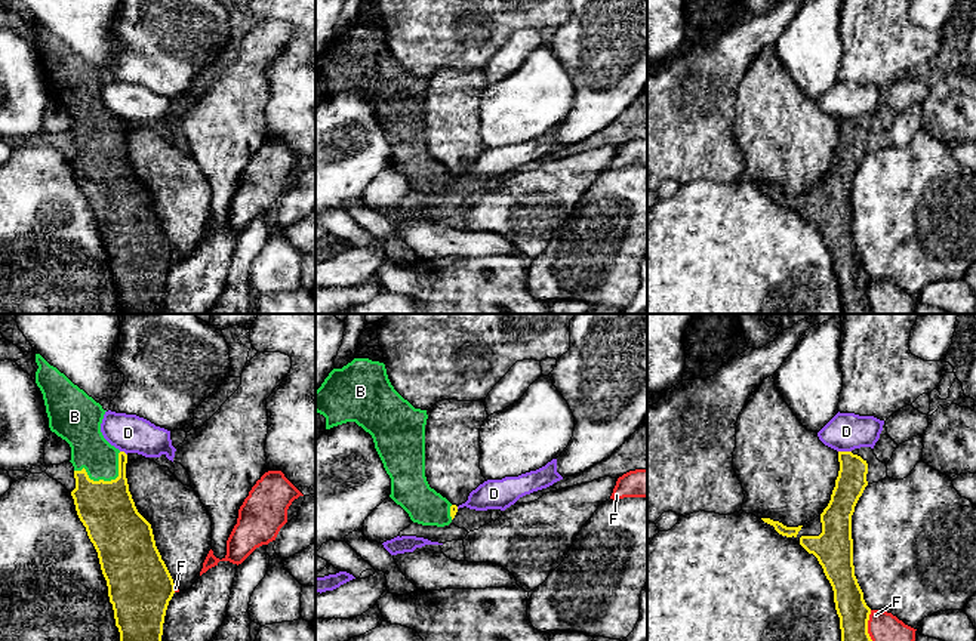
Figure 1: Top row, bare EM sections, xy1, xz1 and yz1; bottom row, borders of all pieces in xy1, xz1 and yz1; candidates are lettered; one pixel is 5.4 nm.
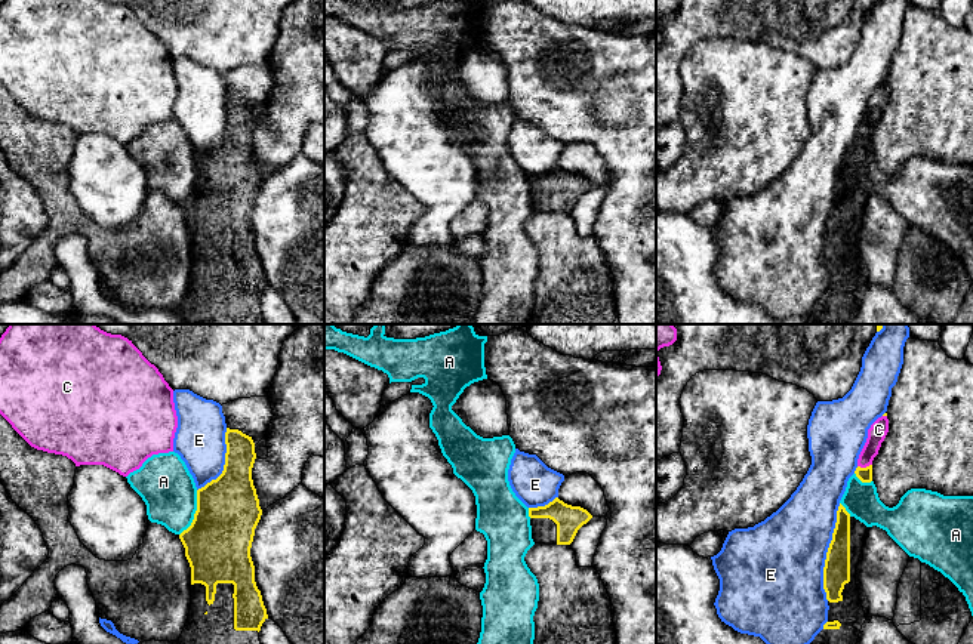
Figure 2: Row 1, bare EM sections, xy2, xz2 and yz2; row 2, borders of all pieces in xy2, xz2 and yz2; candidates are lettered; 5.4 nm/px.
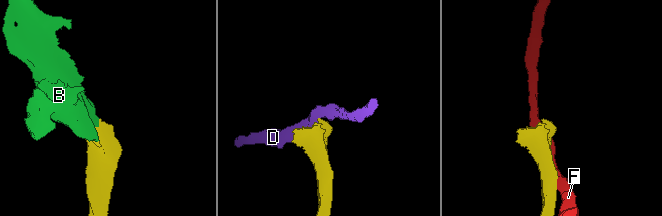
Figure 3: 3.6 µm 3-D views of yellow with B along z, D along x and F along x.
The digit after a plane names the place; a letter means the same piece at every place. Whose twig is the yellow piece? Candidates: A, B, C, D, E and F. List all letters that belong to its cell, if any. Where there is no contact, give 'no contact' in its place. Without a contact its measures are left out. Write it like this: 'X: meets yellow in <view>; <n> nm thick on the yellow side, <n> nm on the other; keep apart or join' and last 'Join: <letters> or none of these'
A: meets yellow in xy2; 360 nm thick on the yellow side, 300 nm on the other; keep apart
B: meets yellow in xy1; 300 nm thick on the yellow side, 200 nm on the other; join
C: meets yellow in yz2; 80 nm thick on the yellow side, 100 nm on the other; keep apart
D: meets yellow in yz1; 160 nm thick on the yellow side, 200 nm on the other; keep apart
E: meets yellow in yz2; 140 nm thick on the yellow side, 460 nm on the other; keep apart
F: meets yellow in yz1; 170 nm thick on the yellow side, 160 nm on the other; keep apart
Join: B

